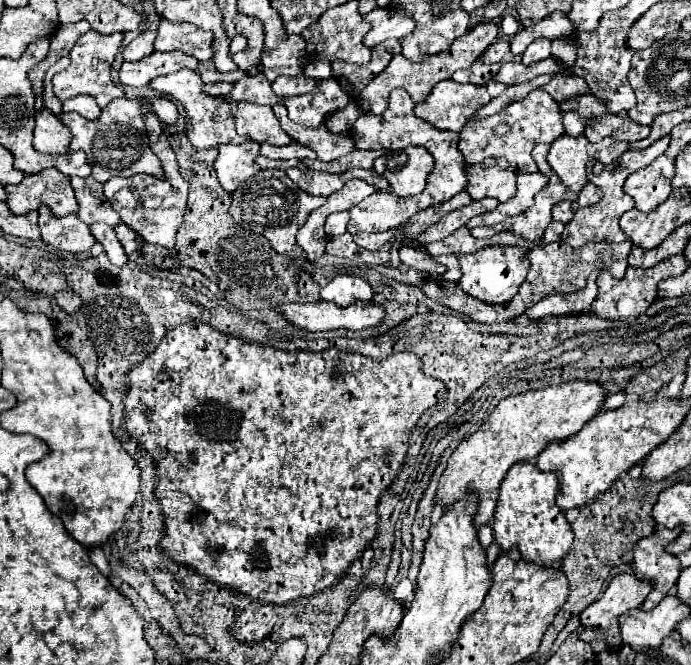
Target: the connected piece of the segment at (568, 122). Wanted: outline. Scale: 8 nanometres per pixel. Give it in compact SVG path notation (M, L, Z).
M576 110L570 112L562 112L562 122L564 122L564 130L568 136L580 136L584 134L586 126L592 122L594 118L584 118L582 114L578 114Z

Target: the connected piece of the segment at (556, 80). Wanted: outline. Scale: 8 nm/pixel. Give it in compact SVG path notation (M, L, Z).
M566 74L566 76L554 76L548 84L540 86L544 92L548 92L556 102L570 100L576 96L586 96L590 94L590 88L586 80L578 78L576 74Z

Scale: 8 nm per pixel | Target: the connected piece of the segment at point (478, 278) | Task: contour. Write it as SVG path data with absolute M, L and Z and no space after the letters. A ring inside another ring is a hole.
M494 246L494 248L482 248L474 254L464 254L460 258L460 270L462 278L458 280L458 286L472 298L486 302L486 304L504 304L508 302L520 288L522 280L526 278L526 260L522 260L522 254L526 248L518 246Z

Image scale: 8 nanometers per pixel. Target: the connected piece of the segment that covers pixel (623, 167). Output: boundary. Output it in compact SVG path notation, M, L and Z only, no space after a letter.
M664 136L664 138L656 140L652 146L644 148L644 150L624 152L618 160L614 160L614 164L604 166L604 170L602 170L600 176L592 176L592 182L598 184L598 188L604 192L604 198L598 204L594 204L594 206L586 206L586 208L576 210L574 218L570 220L570 226L566 224L566 228L564 228L562 242L568 242L572 248L582 248L588 242L622 242L622 240L626 240L626 236L622 234L622 230L618 226L618 220L620 220L620 216L624 212L628 212L628 210L634 208L634 200L628 194L624 194L622 184L624 184L624 180L632 172L636 172L636 170L652 164L668 148L668 142L670 142L670 136Z

